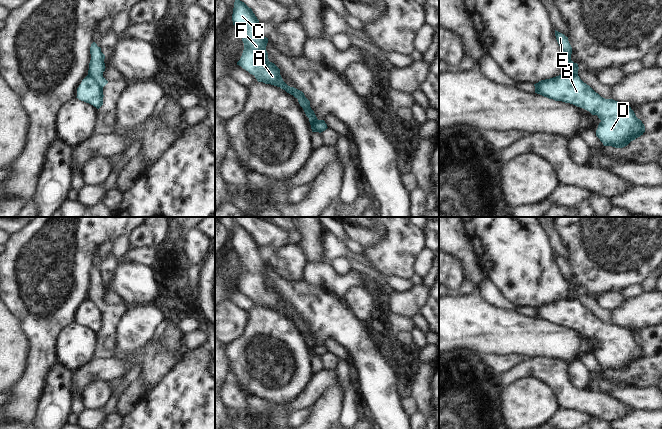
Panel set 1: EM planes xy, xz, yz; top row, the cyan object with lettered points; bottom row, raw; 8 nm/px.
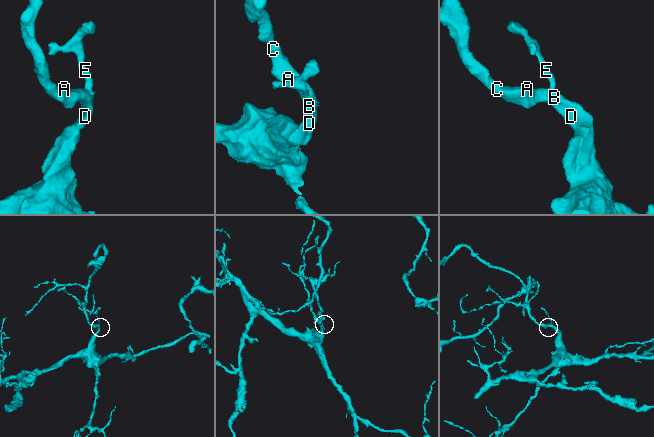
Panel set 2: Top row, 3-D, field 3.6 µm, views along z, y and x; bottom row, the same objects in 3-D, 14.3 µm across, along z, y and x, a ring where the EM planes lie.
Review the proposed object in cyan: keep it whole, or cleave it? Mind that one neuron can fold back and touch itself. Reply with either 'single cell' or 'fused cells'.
fused cells

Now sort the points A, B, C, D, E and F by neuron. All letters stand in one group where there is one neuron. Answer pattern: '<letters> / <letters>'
A B C D F / E

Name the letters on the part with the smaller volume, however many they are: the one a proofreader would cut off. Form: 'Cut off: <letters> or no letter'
Cut off: E

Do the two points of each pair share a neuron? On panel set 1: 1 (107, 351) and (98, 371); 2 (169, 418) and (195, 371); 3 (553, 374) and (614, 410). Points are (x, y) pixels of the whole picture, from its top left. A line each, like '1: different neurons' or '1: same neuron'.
1: different neurons
2: same neuron
3: same neuron

